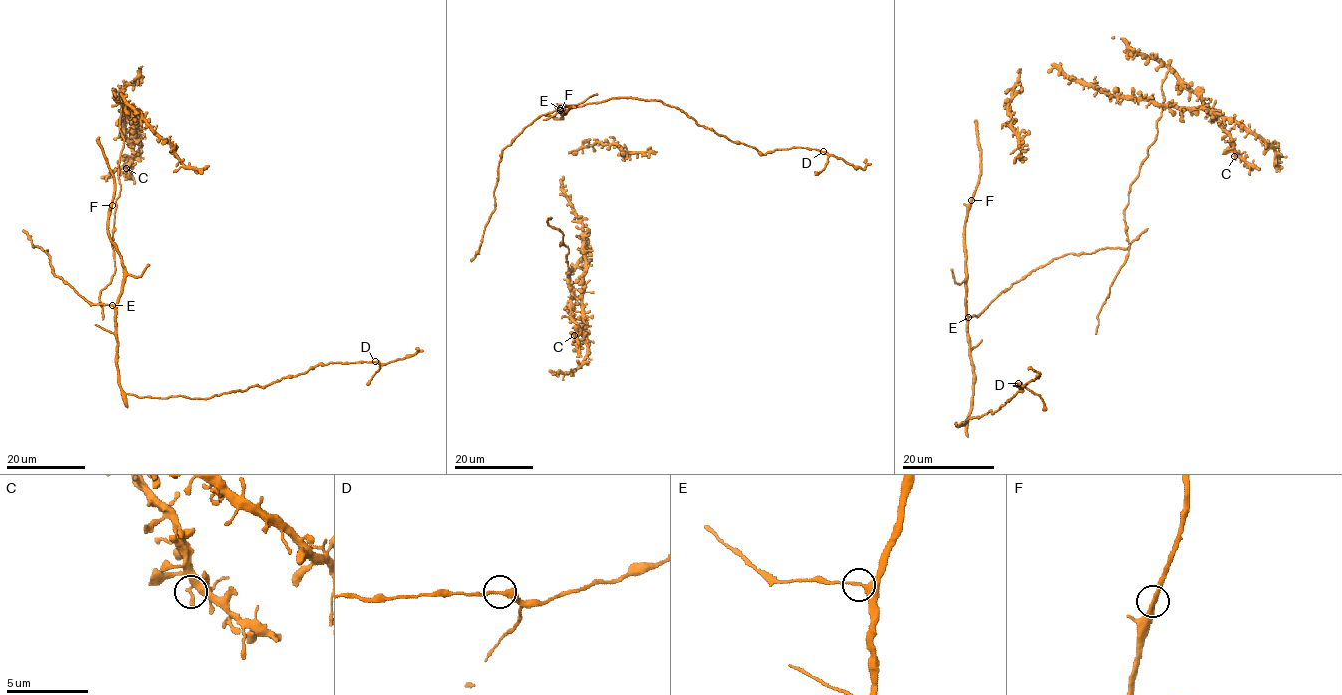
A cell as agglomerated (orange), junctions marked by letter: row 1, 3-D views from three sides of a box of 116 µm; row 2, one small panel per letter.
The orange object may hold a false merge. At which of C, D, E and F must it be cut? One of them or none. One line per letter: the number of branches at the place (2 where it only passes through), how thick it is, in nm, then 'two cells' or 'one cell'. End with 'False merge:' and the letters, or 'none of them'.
C: branches 2; calibre 280 nm; one cell
D: branches 2; calibre 260 nm; one cell
E: branches 2; calibre 280 nm; one cell
F: branches 2; calibre 320 nm; one cell
False merge: none of them

